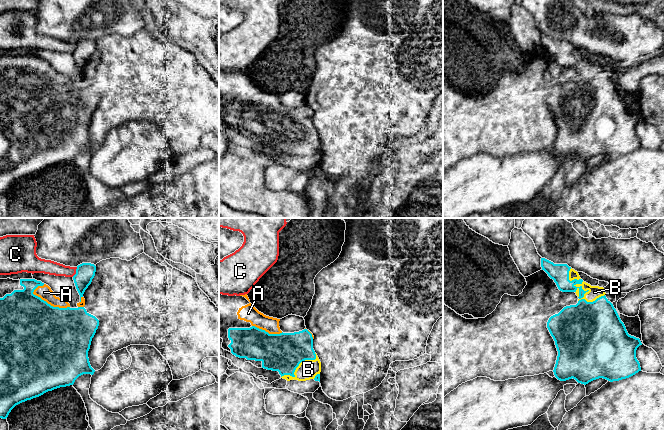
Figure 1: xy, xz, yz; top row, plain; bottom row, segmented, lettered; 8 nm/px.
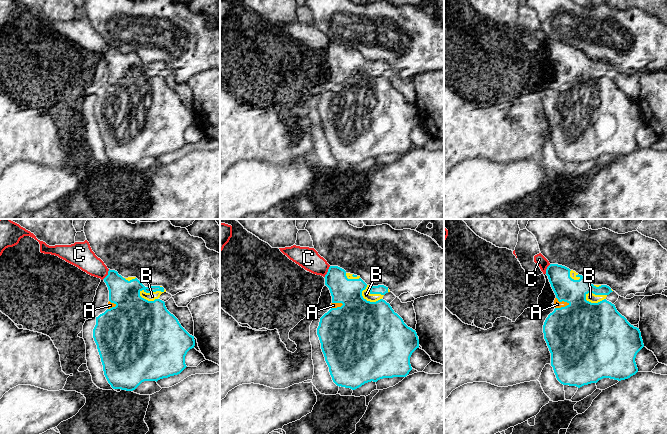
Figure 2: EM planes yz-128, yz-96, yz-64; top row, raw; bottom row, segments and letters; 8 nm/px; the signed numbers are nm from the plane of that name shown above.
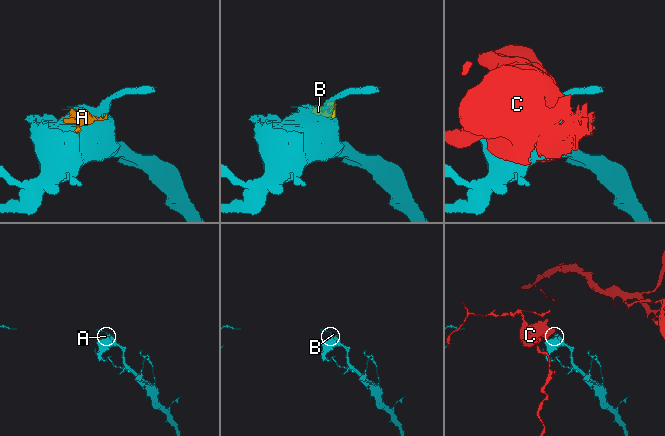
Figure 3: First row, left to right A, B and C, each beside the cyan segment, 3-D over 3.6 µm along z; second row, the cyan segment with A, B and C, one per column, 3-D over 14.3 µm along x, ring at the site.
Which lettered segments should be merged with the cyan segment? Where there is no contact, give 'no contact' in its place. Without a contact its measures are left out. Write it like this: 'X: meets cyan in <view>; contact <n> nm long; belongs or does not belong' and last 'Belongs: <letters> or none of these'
A: meets cyan in xy; contact 320 nm long; belongs
B: meets cyan in yz; contact 260 nm long; belongs
C: meets cyan in xy; contact 90 nm long; does not belong
Belongs: A, B

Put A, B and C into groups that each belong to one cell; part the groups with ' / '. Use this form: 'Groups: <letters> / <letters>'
Groups: A B / C

